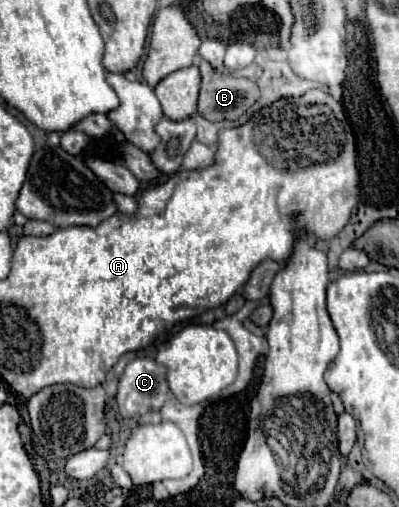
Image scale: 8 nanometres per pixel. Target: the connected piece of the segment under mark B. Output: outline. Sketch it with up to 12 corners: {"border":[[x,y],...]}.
{"border":[[199,61],[199,115],[233,121],[261,97],[255,81]]}

